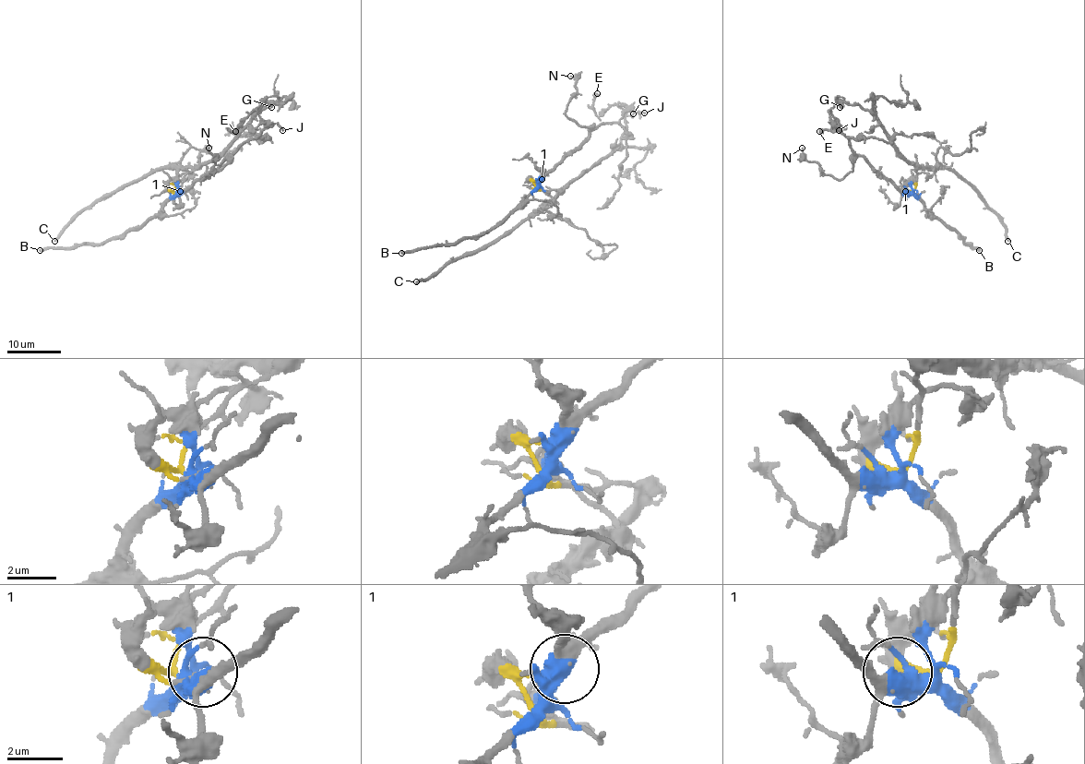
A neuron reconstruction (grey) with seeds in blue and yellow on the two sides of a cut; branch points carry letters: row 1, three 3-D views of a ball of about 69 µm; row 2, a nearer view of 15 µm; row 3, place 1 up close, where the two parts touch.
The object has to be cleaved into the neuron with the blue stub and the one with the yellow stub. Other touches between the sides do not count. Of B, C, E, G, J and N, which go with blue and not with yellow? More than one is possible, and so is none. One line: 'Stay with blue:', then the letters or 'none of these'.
Stay with blue: B, J, N

